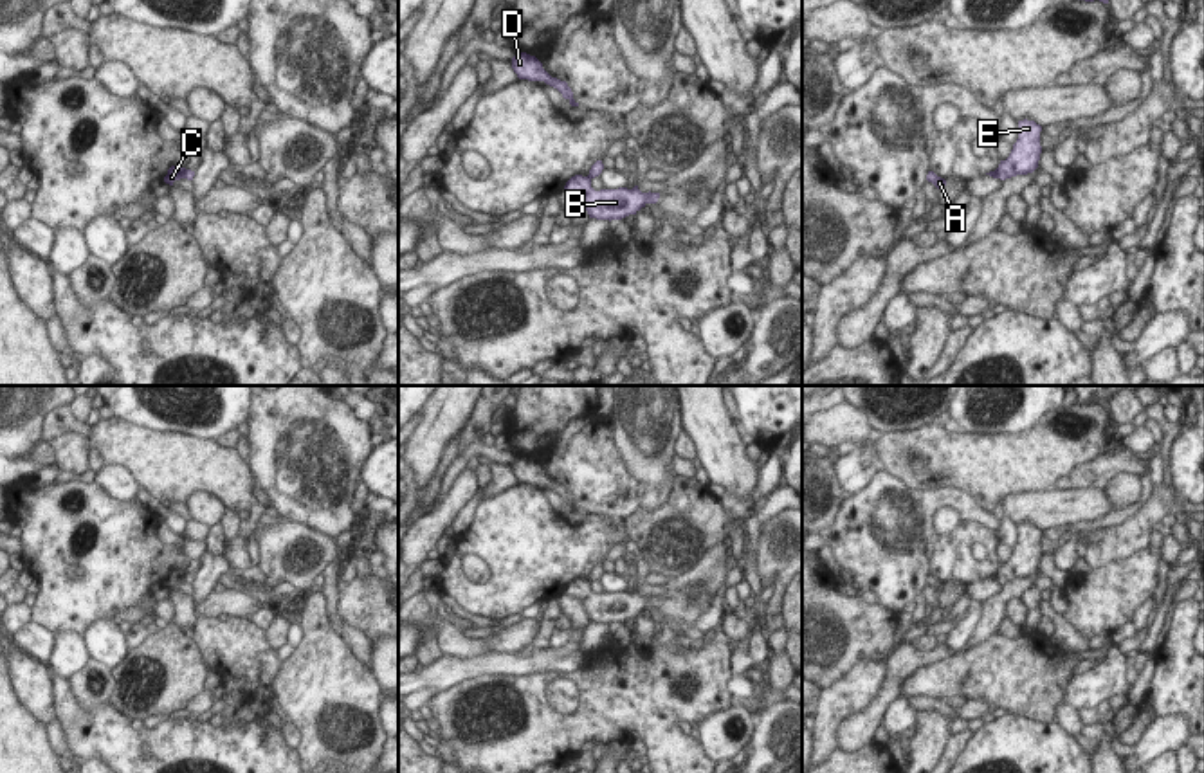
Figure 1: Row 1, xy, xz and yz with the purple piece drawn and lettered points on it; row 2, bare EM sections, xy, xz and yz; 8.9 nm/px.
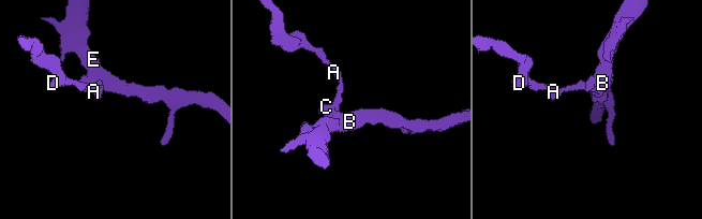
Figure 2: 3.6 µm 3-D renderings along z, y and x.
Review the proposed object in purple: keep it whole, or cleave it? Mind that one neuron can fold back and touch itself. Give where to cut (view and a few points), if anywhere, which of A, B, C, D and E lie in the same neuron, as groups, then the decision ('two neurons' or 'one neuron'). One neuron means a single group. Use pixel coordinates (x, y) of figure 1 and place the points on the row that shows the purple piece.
xy (186, 170), (182, 177) | A D / B C E | two neurons

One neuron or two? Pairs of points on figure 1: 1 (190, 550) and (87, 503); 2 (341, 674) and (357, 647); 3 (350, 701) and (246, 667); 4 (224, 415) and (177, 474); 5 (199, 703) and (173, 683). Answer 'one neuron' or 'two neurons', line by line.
1: two neurons
2: two neurons
3: two neurons
4: two neurons
5: two neurons

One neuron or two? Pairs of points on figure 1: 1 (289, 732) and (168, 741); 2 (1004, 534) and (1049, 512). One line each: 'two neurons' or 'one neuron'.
1: two neurons
2: two neurons

